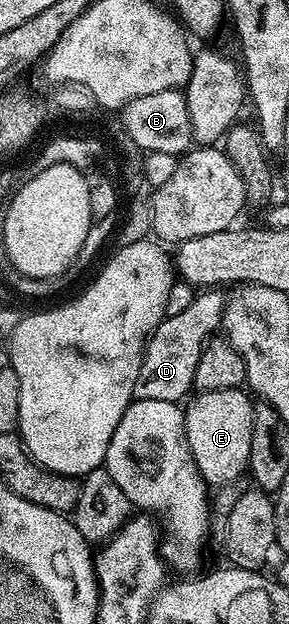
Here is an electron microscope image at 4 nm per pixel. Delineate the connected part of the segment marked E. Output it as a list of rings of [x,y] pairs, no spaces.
[[[242,388],[198,392],[185,405],[188,446],[207,485],[231,484],[233,480],[243,479],[244,473],[249,469],[254,405],[255,401]]]

